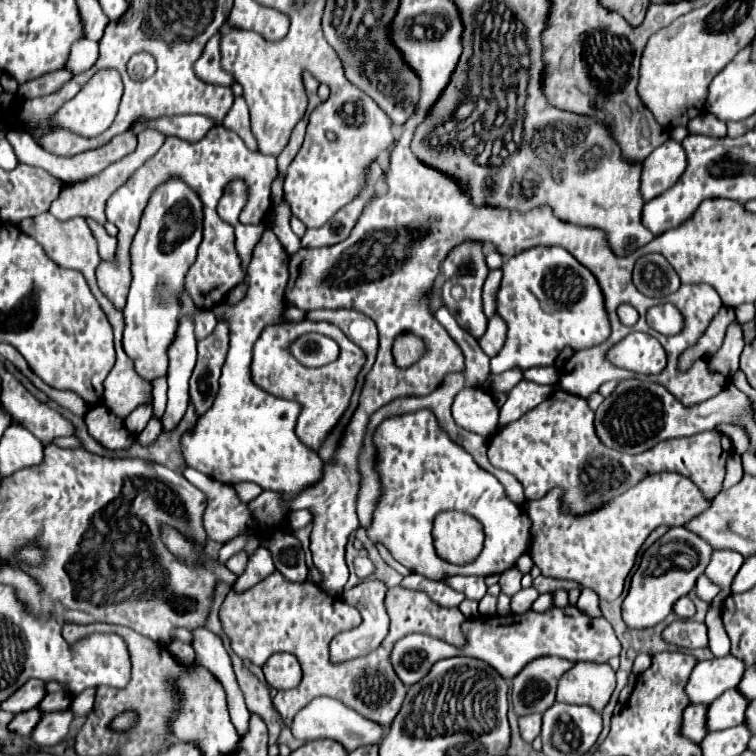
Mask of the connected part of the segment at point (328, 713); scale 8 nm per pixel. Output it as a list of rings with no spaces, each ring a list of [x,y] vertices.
[[[320,696],[316,700],[312,700],[306,708],[302,708],[296,718],[292,720],[290,732],[294,738],[298,740],[318,740],[318,738],[330,738],[340,742],[348,752],[356,750],[358,746],[366,746],[366,744],[378,744],[384,730],[382,726],[378,726],[376,722],[370,722],[366,718],[362,718],[360,714],[356,714],[354,710],[346,708],[344,704],[340,704],[334,698],[328,696]]]

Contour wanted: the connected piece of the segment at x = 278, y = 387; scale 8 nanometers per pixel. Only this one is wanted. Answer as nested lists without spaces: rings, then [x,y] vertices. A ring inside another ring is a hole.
[[[304,318],[300,322],[266,326],[254,346],[254,382],[256,382],[256,386],[262,386],[264,390],[268,390],[268,393],[274,396],[286,398],[286,400],[296,400],[304,406],[302,414],[298,418],[298,424],[296,424],[296,434],[298,434],[300,442],[304,442],[310,450],[318,450],[350,404],[350,398],[352,398],[352,392],[356,386],[356,378],[366,362],[366,358],[360,356],[360,352],[362,350],[356,344],[352,344],[342,334],[342,330],[330,322],[312,322],[312,320]],[[306,332],[322,332],[328,338],[336,340],[340,346],[338,360],[328,366],[322,366],[322,368],[308,368],[298,364],[292,358],[292,354],[288,352],[288,346],[294,338],[298,338]],[[256,352],[260,352],[260,356],[258,356],[260,360],[256,358]]]

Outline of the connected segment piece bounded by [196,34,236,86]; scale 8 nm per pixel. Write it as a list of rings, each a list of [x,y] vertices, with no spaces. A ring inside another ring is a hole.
[[[216,34],[210,38],[210,42],[206,44],[204,52],[202,52],[202,58],[196,62],[196,74],[204,80],[204,82],[210,82],[210,84],[224,84],[224,86],[230,86],[234,84],[234,76],[228,74],[222,66],[220,66],[220,38],[222,34]]]

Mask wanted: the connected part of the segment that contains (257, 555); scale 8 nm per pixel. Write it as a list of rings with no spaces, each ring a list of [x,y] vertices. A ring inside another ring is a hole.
[[[262,546],[250,556],[248,566],[244,570],[242,576],[238,576],[234,590],[248,590],[252,584],[258,584],[260,580],[264,580],[266,576],[270,576],[274,572],[274,564],[272,564],[272,556],[268,550],[264,550]]]

